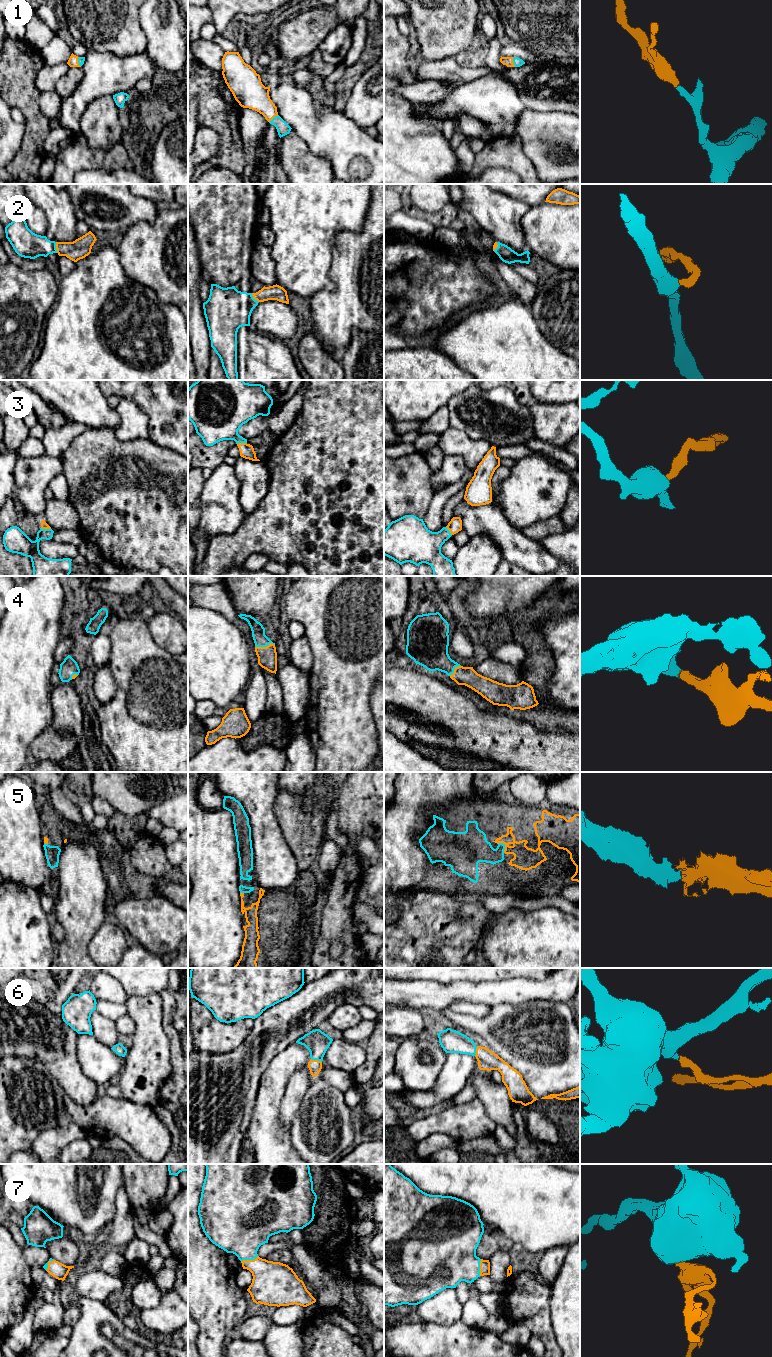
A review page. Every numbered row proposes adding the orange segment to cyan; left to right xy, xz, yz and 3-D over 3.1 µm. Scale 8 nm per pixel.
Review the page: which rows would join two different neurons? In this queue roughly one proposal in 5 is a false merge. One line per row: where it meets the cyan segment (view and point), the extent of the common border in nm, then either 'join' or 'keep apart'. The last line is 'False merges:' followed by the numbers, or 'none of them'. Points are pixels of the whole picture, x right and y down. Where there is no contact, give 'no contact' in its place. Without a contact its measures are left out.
1: yz (513, 62) | 80 nm | join
2: xy (55, 247) | 90 nm | join
3: xy (46, 529) | 80 nm | join
4: xz (264, 646) | 160 nm | join
5: yz (504, 846) | 100 nm | join
6: xz (316, 1059) | 90 nm | join
7: xz (249, 1259) | 140 nm | join
False merges: none of them

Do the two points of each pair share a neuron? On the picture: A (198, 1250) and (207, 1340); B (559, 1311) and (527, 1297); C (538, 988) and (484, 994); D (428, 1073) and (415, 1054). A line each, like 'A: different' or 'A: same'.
A: same
B: different
C: same
D: same

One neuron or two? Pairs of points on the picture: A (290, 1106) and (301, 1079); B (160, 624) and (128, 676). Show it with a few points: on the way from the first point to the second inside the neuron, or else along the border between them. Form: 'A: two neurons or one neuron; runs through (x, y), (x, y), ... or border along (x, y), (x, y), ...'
A: one neuron; runs through (292, 1099), (297, 1086)
B: two neurons; border along (147, 621), (152, 639), (170, 652)

